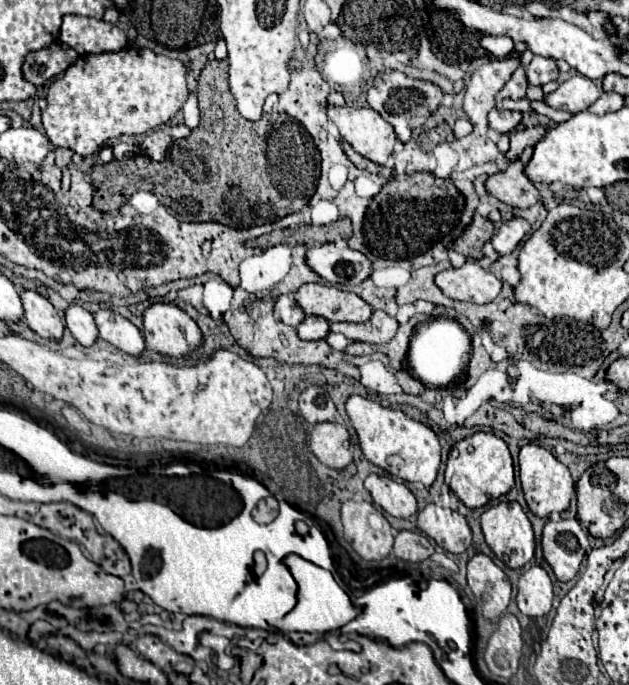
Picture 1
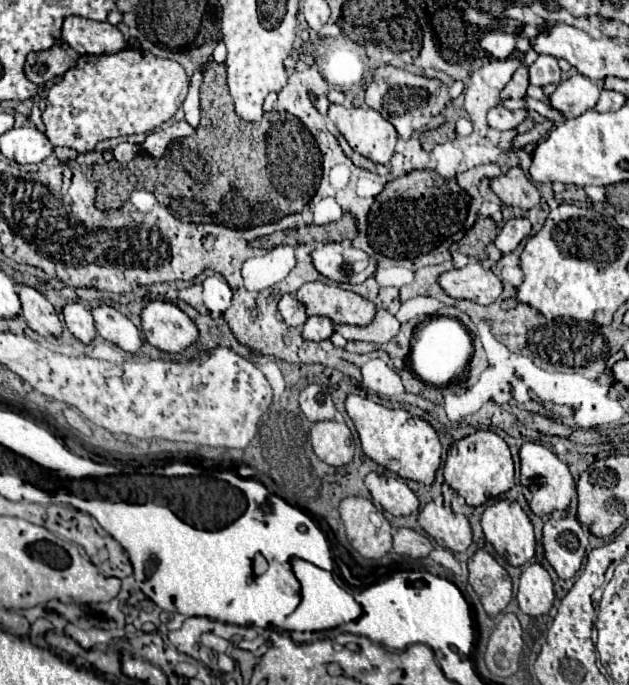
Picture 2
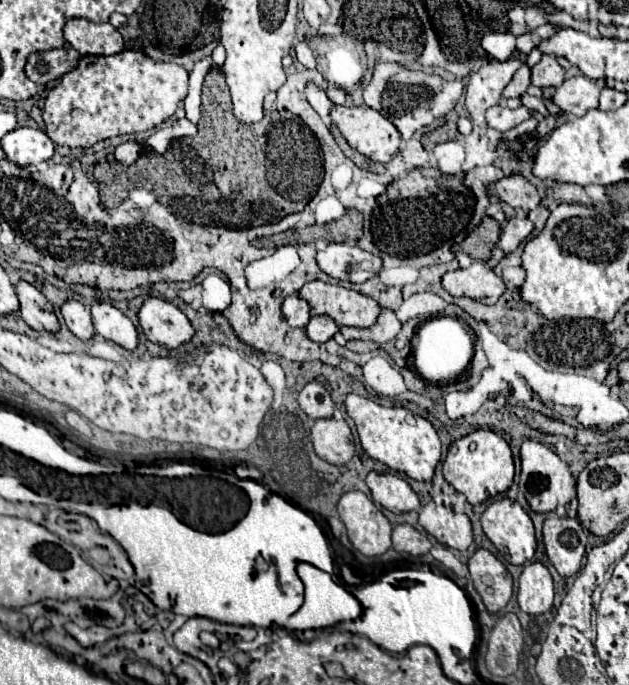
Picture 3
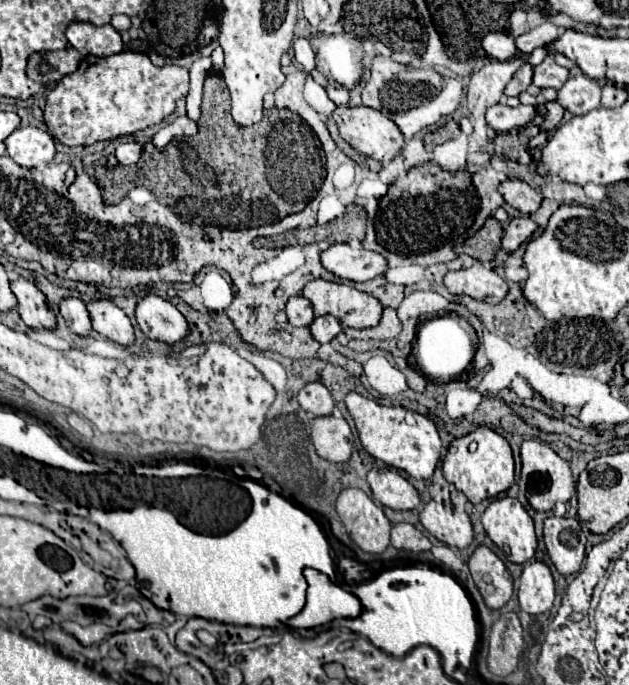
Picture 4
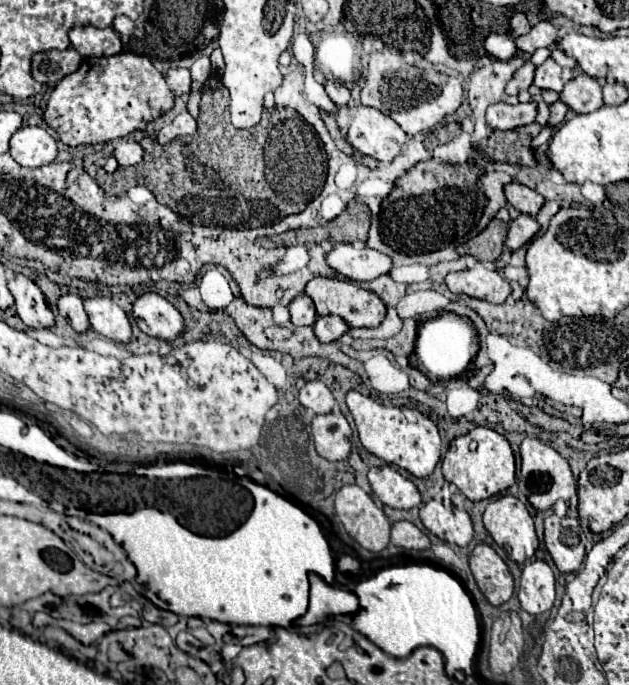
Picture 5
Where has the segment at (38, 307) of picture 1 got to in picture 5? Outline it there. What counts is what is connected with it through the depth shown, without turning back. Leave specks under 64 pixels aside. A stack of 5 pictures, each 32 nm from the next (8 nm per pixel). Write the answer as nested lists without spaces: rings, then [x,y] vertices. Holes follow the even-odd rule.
[[[24,274],[8,278],[8,290],[14,296],[14,306],[20,320],[30,328],[50,328],[54,326],[54,314],[48,308],[42,290]]]

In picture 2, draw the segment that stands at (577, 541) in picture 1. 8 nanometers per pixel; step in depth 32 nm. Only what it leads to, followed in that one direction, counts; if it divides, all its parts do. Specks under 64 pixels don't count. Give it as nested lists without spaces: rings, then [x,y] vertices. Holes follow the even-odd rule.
[[[548,518],[544,522],[542,544],[556,574],[568,580],[582,566],[588,536],[576,518]]]

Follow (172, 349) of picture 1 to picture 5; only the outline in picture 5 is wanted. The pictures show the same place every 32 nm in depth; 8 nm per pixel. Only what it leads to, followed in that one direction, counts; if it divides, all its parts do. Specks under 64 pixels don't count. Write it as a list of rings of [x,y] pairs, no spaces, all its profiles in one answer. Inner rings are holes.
[[[156,292],[138,296],[132,304],[132,312],[134,312],[134,320],[138,328],[146,332],[148,336],[172,340],[184,328],[180,312]]]

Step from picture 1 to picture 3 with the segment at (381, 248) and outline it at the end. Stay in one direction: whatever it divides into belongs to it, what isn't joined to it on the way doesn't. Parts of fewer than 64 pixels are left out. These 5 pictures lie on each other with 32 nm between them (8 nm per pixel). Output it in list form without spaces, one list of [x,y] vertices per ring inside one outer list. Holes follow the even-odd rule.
[[[414,168],[394,180],[378,198],[372,216],[374,242],[382,252],[414,258],[440,248],[444,242],[460,242],[466,236],[476,196],[464,186],[464,174],[442,174],[438,168]]]

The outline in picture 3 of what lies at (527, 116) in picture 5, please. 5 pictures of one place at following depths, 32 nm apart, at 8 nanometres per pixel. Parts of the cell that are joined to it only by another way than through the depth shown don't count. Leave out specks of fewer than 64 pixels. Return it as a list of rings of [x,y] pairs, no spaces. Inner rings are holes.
[[[492,106],[488,112],[486,112],[486,122],[490,128],[498,130],[498,132],[506,132],[506,130],[512,130],[516,128],[518,124],[522,124],[524,120],[528,120],[532,116],[532,110],[526,108],[526,106],[520,106],[516,110],[508,108],[508,106]]]

